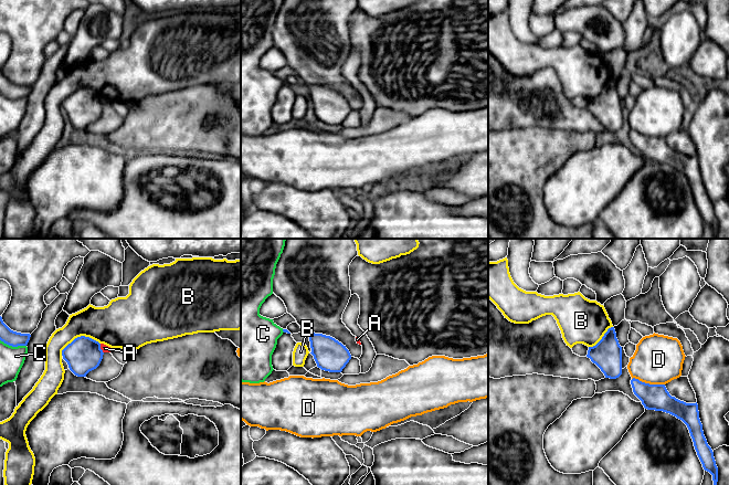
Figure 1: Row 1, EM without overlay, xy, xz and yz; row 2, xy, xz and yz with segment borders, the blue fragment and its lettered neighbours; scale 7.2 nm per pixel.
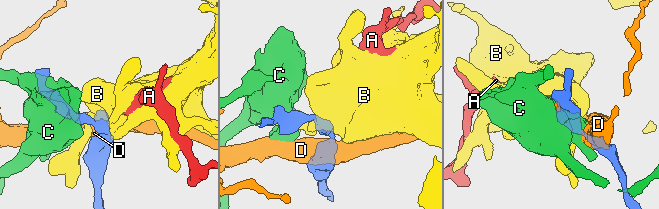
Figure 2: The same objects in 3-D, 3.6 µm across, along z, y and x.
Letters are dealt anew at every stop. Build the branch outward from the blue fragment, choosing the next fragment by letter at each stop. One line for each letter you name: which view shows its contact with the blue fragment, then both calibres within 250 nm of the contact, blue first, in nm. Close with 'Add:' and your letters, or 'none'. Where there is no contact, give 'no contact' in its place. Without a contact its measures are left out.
Add: none

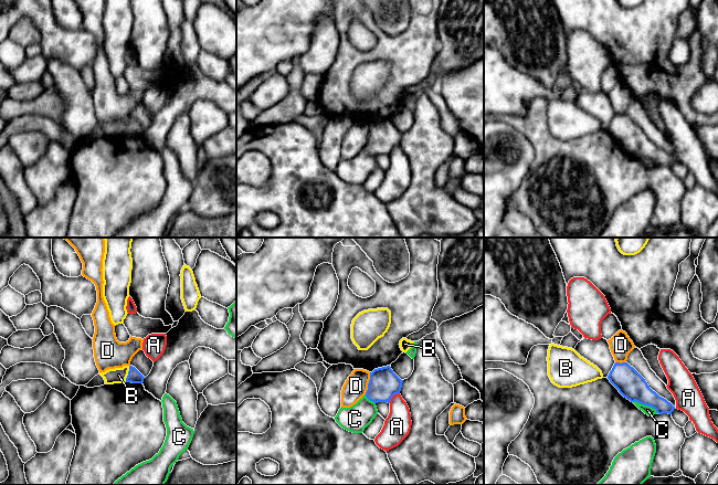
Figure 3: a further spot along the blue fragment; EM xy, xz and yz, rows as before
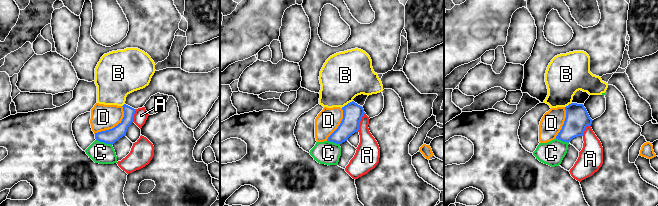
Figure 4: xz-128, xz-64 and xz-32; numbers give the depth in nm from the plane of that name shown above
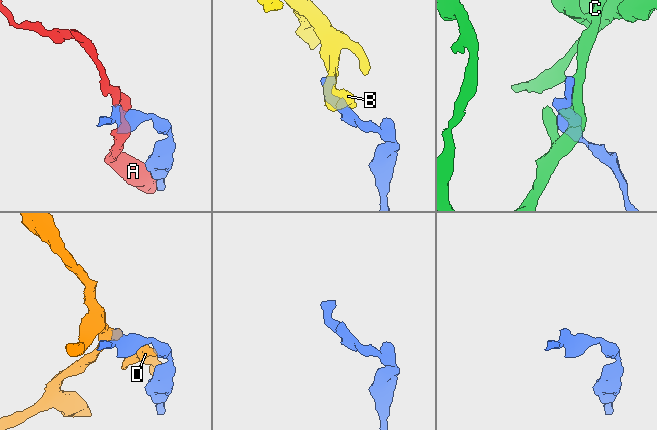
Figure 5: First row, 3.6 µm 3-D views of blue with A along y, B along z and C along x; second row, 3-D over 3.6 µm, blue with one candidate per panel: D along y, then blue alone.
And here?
Add: none

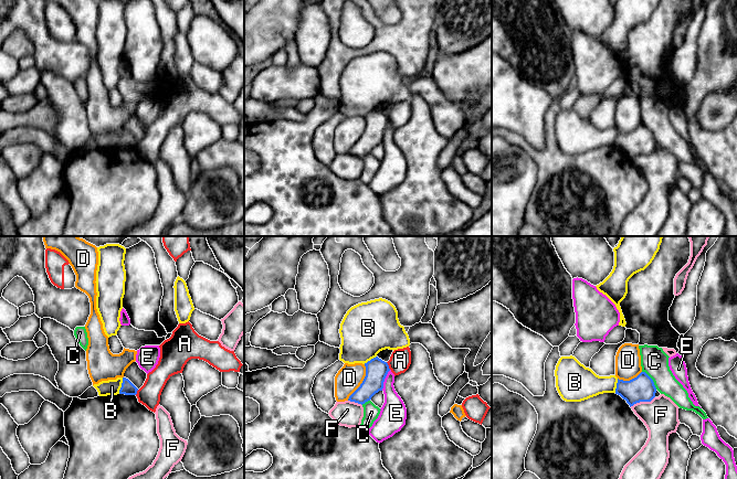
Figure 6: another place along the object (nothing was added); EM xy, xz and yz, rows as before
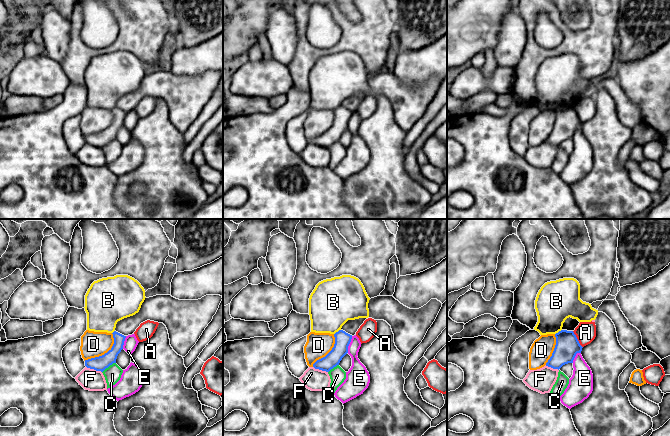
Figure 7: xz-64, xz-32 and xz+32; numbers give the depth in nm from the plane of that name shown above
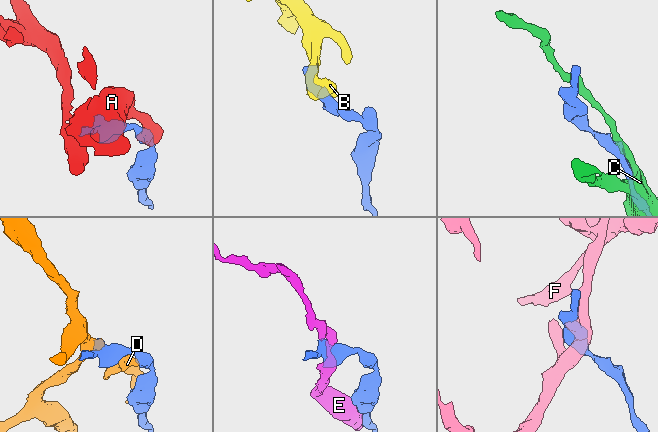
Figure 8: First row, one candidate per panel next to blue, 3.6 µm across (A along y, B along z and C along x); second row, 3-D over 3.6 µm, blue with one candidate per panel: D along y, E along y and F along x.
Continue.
A: contact in xz; calibres 160 and 160 nm
Add: A

